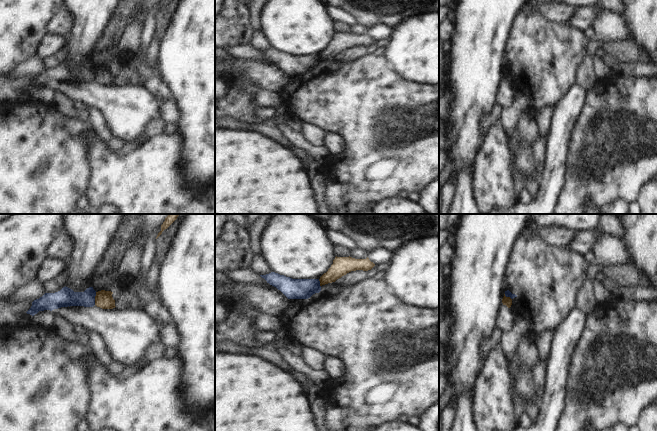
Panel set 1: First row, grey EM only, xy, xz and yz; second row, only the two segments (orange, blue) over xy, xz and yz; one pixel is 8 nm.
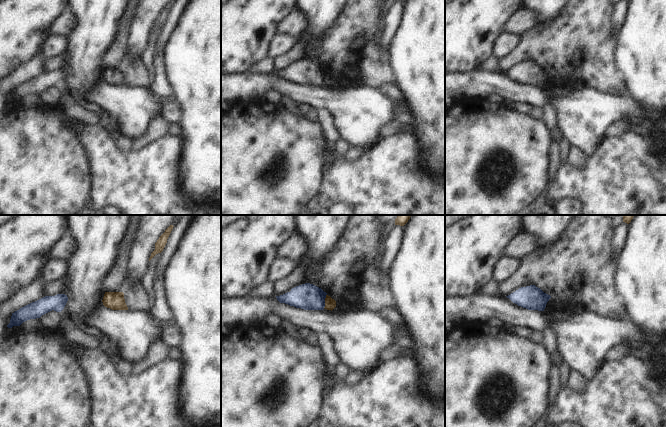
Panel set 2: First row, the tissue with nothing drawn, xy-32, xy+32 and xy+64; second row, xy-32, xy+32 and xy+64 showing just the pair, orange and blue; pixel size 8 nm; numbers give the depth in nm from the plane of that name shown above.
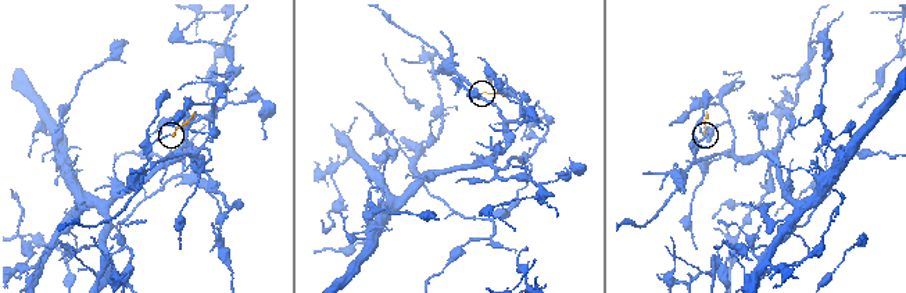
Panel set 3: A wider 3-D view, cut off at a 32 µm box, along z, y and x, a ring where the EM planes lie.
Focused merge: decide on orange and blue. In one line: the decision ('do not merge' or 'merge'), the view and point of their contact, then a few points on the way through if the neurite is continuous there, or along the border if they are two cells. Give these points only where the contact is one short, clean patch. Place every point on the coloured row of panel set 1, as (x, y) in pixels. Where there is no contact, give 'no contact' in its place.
do not merge; meets orange in xy at (95, 298); border along xy (96, 292), (94, 304)

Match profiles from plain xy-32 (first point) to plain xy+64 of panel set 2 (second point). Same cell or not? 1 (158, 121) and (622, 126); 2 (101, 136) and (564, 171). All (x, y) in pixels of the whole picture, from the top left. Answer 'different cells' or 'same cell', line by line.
1: same cell
2: same cell

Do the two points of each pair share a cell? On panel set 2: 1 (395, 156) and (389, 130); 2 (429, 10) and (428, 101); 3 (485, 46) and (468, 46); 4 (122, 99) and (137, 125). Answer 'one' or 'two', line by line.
1: two
2: one
3: one
4: one

